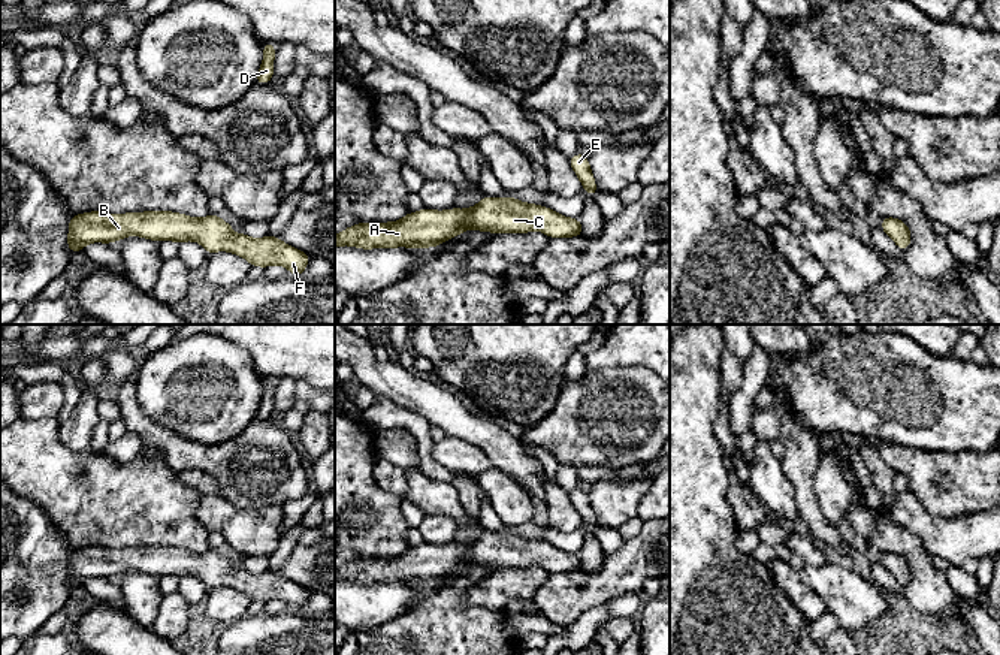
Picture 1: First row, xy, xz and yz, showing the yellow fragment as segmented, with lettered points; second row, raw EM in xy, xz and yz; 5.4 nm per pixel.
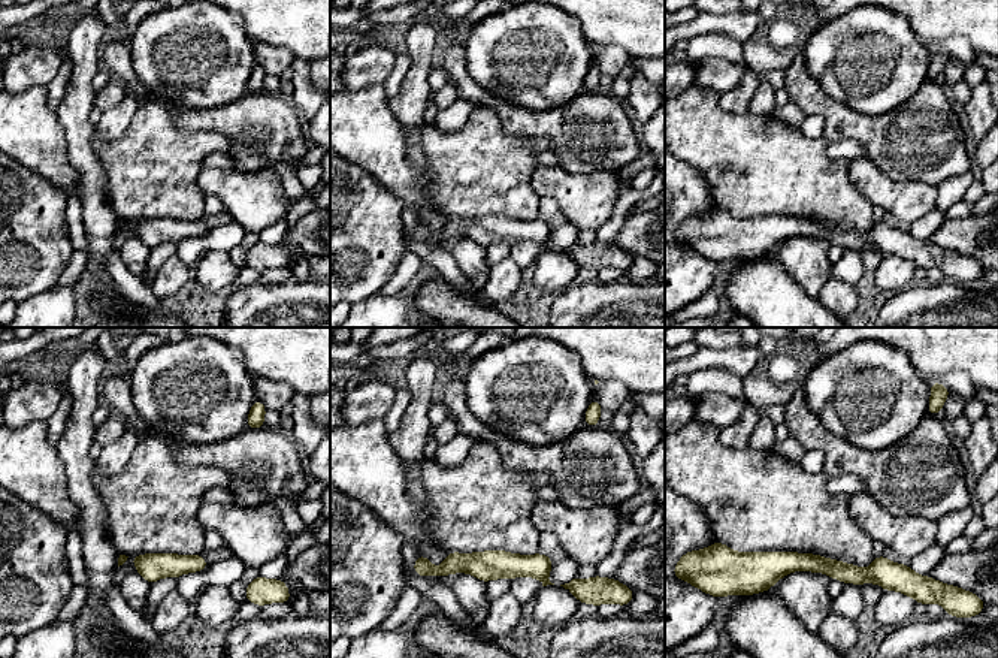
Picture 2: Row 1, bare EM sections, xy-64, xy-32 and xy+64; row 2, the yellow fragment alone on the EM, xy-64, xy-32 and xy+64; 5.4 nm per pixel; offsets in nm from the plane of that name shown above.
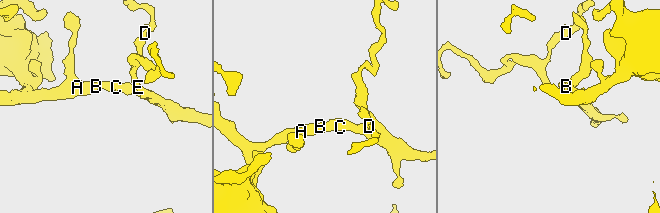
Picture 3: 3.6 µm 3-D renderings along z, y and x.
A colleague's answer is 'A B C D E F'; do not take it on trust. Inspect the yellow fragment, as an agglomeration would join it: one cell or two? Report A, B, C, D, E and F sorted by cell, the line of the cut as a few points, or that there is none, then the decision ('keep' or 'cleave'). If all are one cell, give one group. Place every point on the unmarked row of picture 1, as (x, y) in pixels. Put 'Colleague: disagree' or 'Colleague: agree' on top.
Colleague: agree
groups A B C D E F; cut none; keep

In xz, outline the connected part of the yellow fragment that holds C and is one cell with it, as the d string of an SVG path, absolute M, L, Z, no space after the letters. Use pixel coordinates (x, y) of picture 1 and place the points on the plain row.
M484 531L468 544L435 546L423 543L419 547L408 547L399 556L357 558L335 570L335 583L341 580L363 585L433 583L468 564L492 568L541 565L549 573L571 573L583 568L578 553L568 553L547 541L520 537L516 532Z

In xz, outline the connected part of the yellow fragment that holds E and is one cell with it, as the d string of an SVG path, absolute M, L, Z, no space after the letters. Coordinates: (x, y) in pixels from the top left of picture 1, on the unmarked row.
M581 488L581 489L570 492L570 499L571 499L572 505L575 507L575 510L578 511L578 514L584 523L584 528L589 528L593 532L596 529L599 529L596 526L596 517L593 514L593 508L590 505L586 489Z

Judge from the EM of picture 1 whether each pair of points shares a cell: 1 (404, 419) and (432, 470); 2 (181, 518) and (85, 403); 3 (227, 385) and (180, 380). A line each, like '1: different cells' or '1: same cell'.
1: same cell
2: different cells
3: same cell

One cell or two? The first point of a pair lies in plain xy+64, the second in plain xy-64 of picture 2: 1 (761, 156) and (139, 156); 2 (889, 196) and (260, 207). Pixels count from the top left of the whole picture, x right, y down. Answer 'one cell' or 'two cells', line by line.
1: one cell
2: one cell

